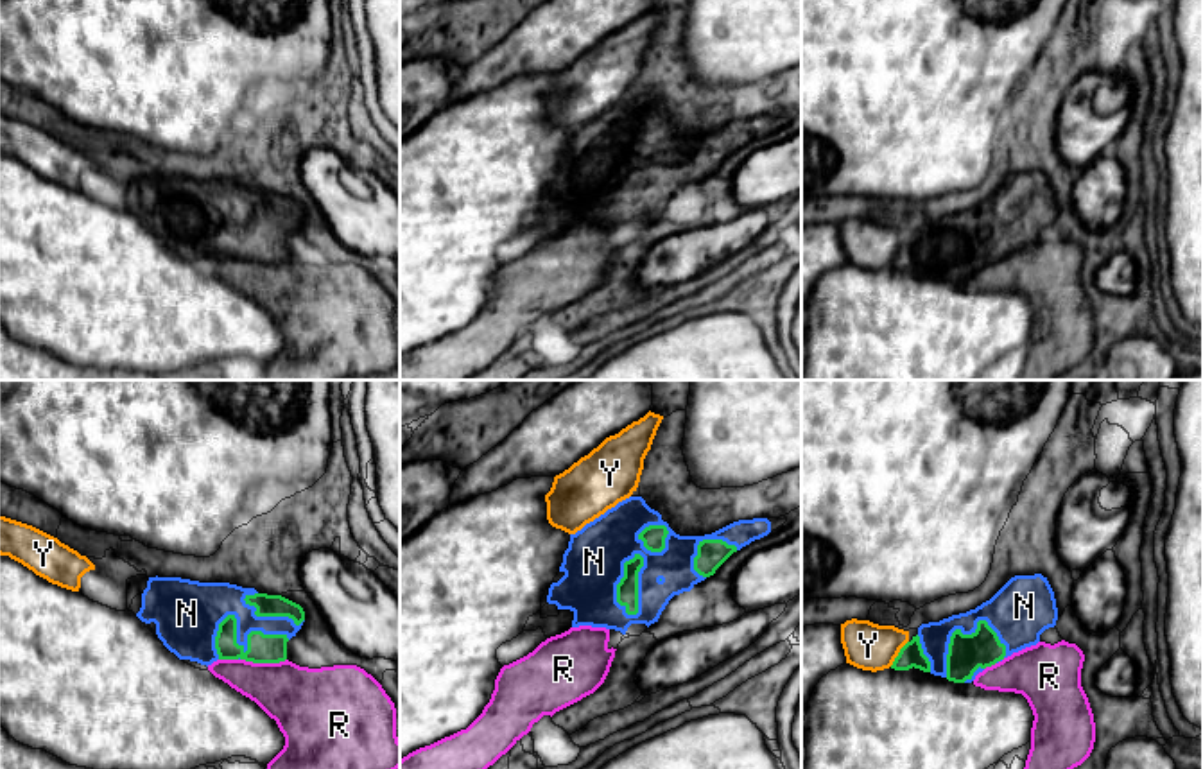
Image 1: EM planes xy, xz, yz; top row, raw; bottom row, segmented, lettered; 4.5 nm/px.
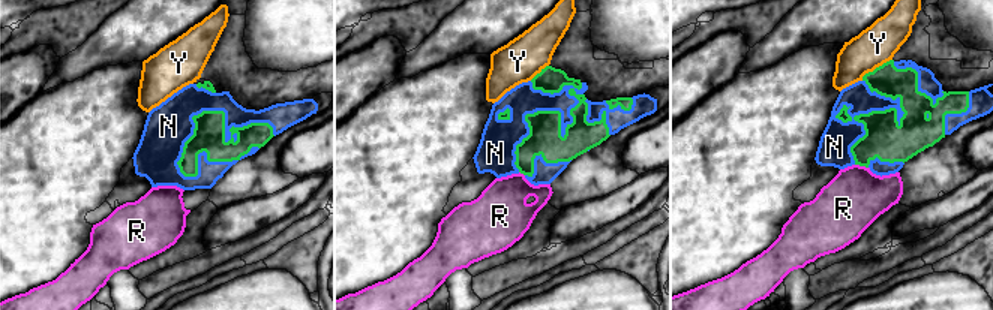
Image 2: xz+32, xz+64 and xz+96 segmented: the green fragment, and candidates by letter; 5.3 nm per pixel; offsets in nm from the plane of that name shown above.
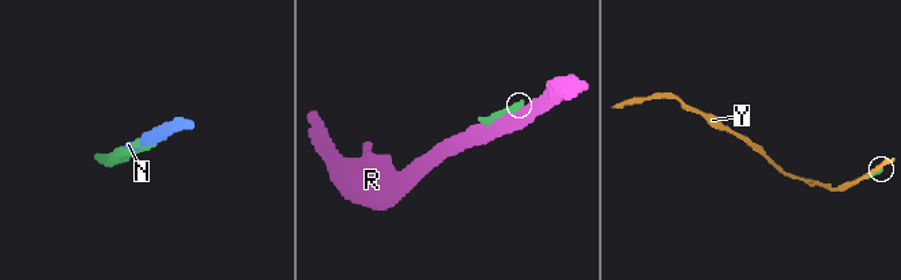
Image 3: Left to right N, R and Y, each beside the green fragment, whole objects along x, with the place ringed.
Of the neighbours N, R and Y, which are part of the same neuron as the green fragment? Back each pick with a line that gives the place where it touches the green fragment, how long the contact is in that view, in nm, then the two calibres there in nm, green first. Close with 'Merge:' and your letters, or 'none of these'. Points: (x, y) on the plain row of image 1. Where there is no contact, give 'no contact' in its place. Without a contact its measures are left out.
N: contact xy (235, 239); length 340 nm; calibres 130 and 300 nm
Merge: N

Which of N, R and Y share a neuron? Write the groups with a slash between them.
N / R / Y

